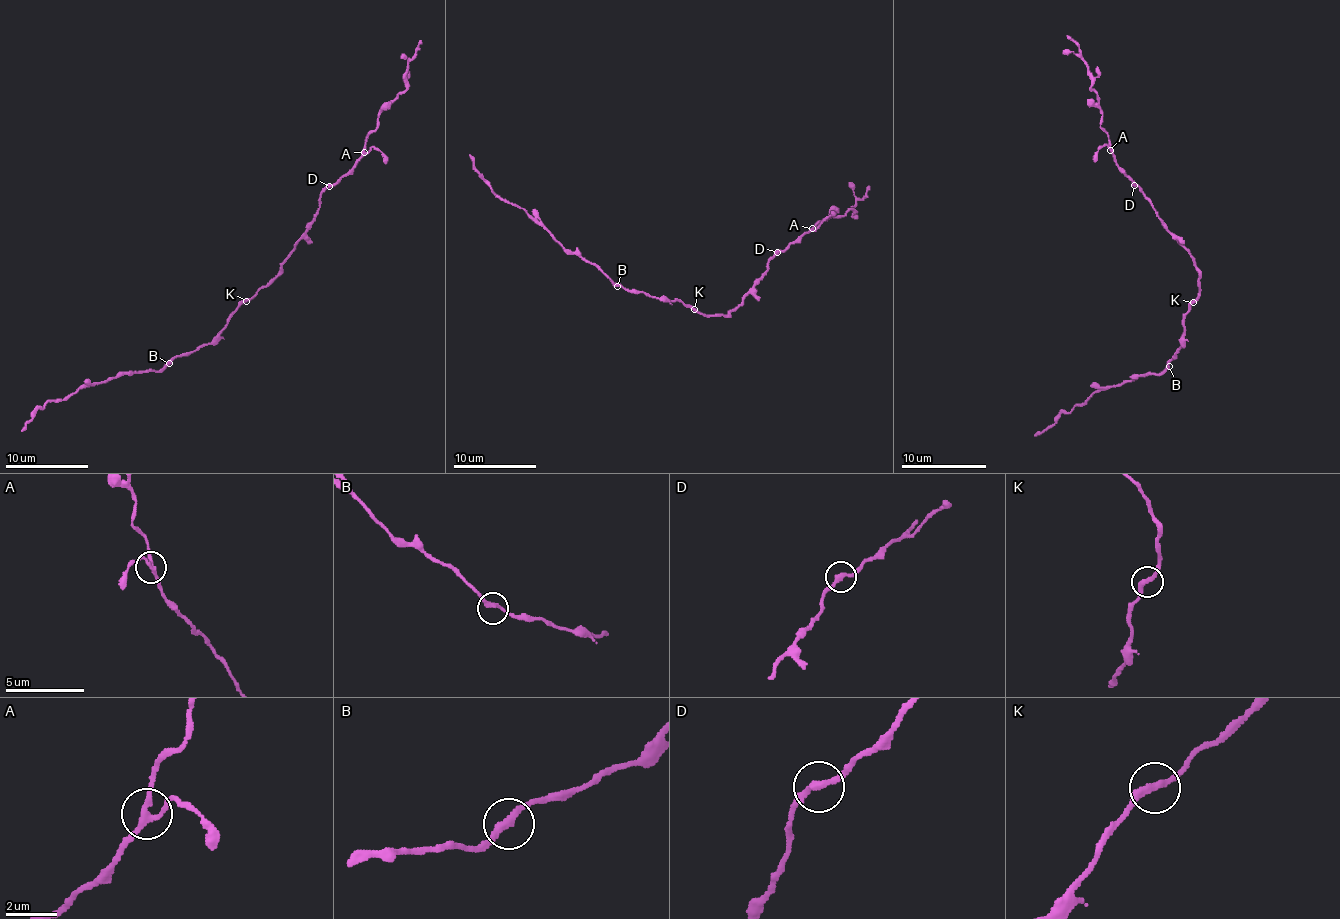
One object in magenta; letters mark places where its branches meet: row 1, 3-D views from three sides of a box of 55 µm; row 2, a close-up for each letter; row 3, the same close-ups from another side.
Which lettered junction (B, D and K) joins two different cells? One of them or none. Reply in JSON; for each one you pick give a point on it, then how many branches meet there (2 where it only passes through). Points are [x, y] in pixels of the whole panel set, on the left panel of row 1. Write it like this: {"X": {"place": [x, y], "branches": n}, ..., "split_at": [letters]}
{"split_at": []}

